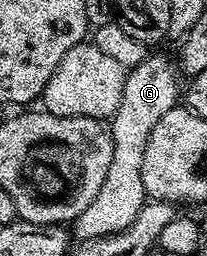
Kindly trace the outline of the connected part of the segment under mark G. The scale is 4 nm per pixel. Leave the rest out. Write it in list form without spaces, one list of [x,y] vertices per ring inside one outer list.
[[[148,53],[141,64],[130,67],[126,71],[119,91],[119,106],[109,119],[113,136],[113,160],[109,160],[109,172],[105,172],[105,184],[101,184],[101,192],[93,196],[93,204],[81,212],[81,216],[73,223],[75,234],[79,240],[104,238],[110,234],[121,232],[137,220],[143,203],[148,201],[145,188],[141,184],[141,163],[145,160],[145,144],[149,144],[149,136],[157,125],[157,120],[165,116],[175,107],[181,98],[180,75],[177,66],[163,54]]]

